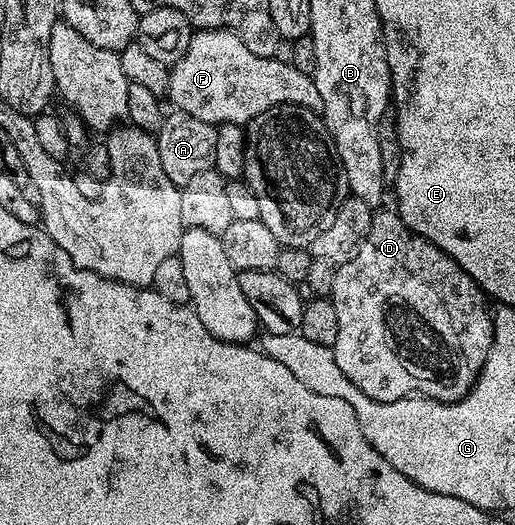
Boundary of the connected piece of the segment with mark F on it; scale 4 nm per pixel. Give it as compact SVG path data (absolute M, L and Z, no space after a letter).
M197 30L187 52L169 72L167 98L183 114L207 120L218 127L222 122L248 124L255 116L283 104L306 106L320 111L323 100L310 75L299 72L292 61L281 62L280 57L255 56L251 48L232 30Z

